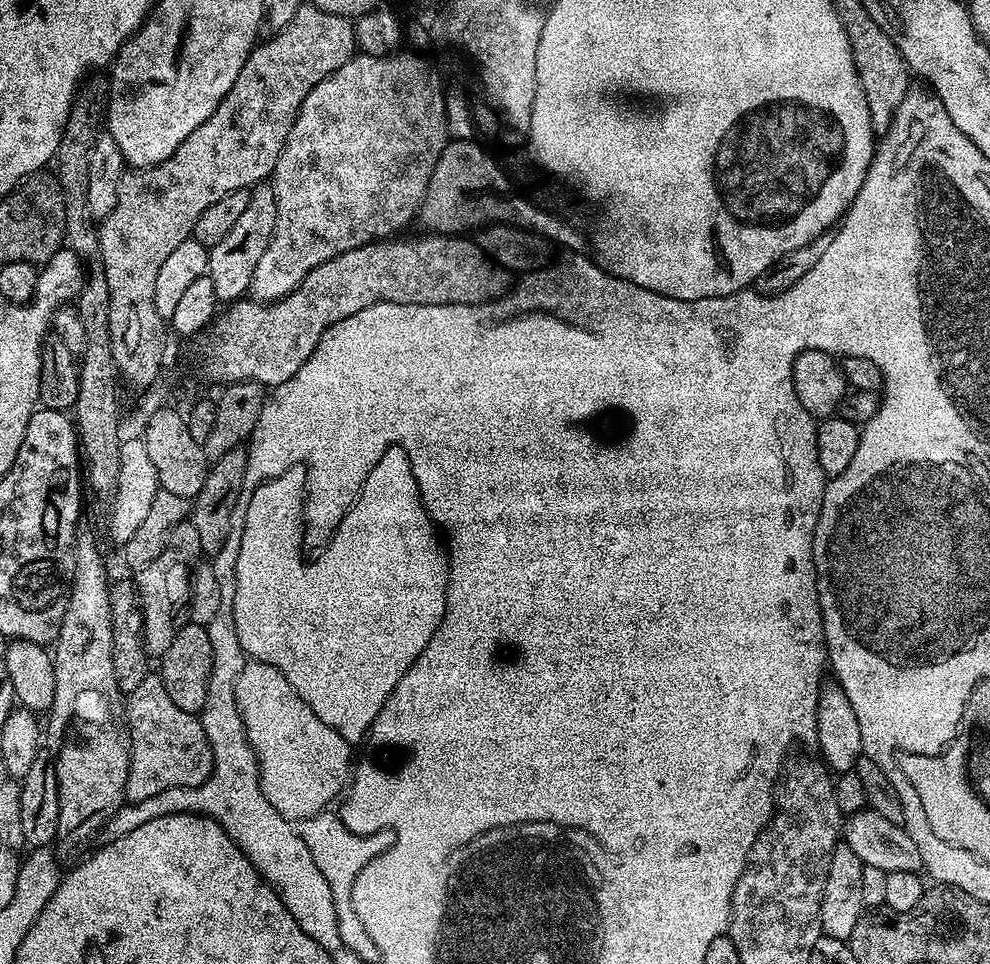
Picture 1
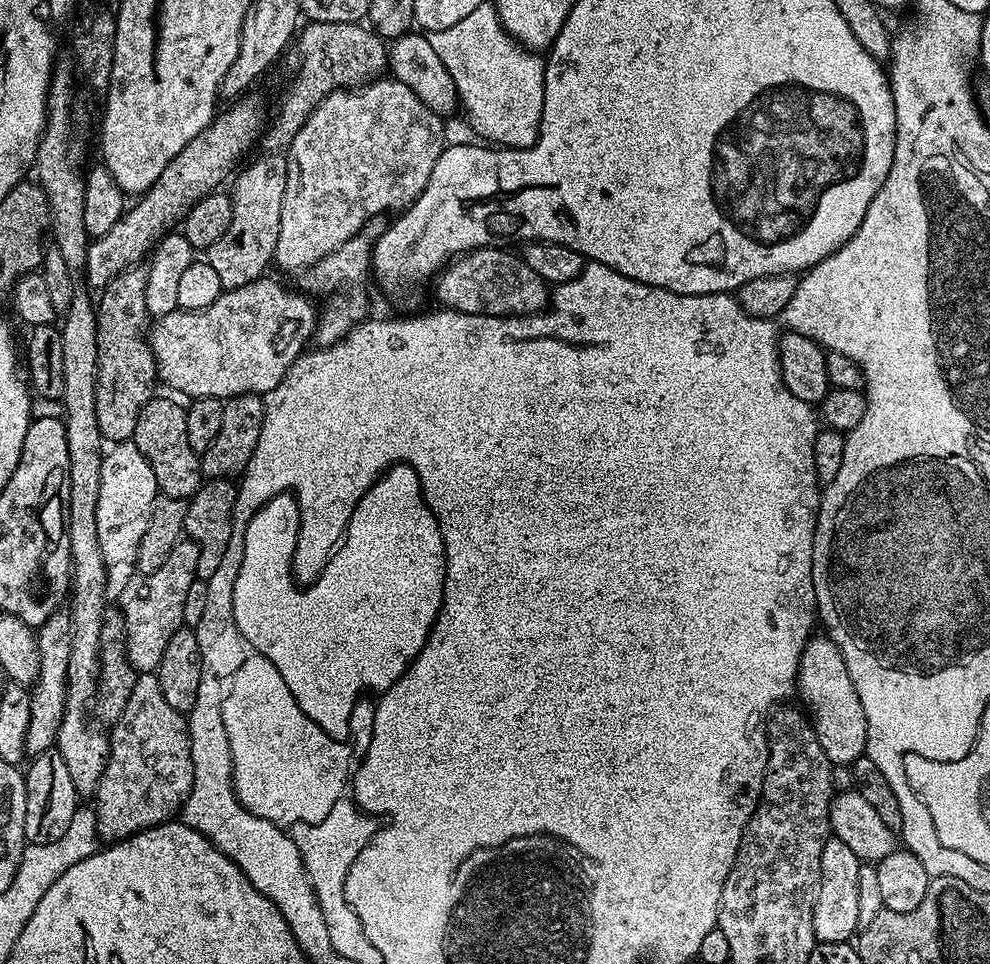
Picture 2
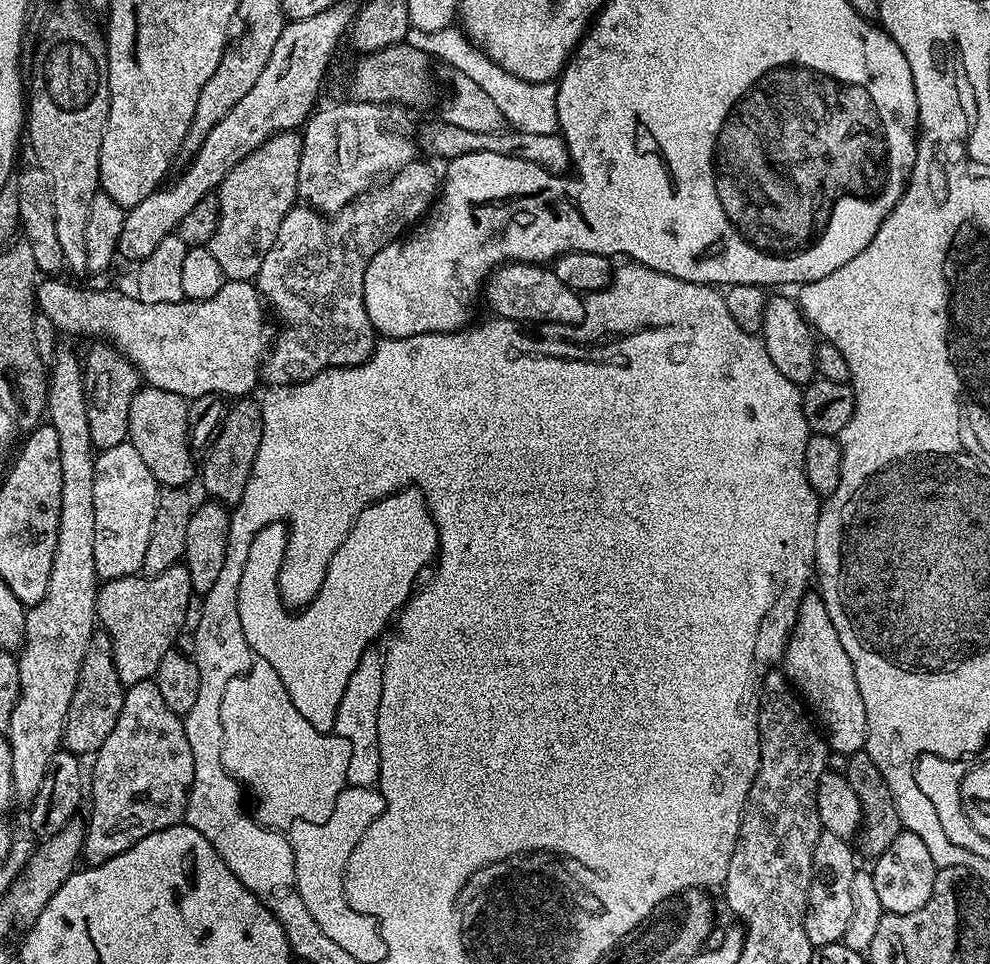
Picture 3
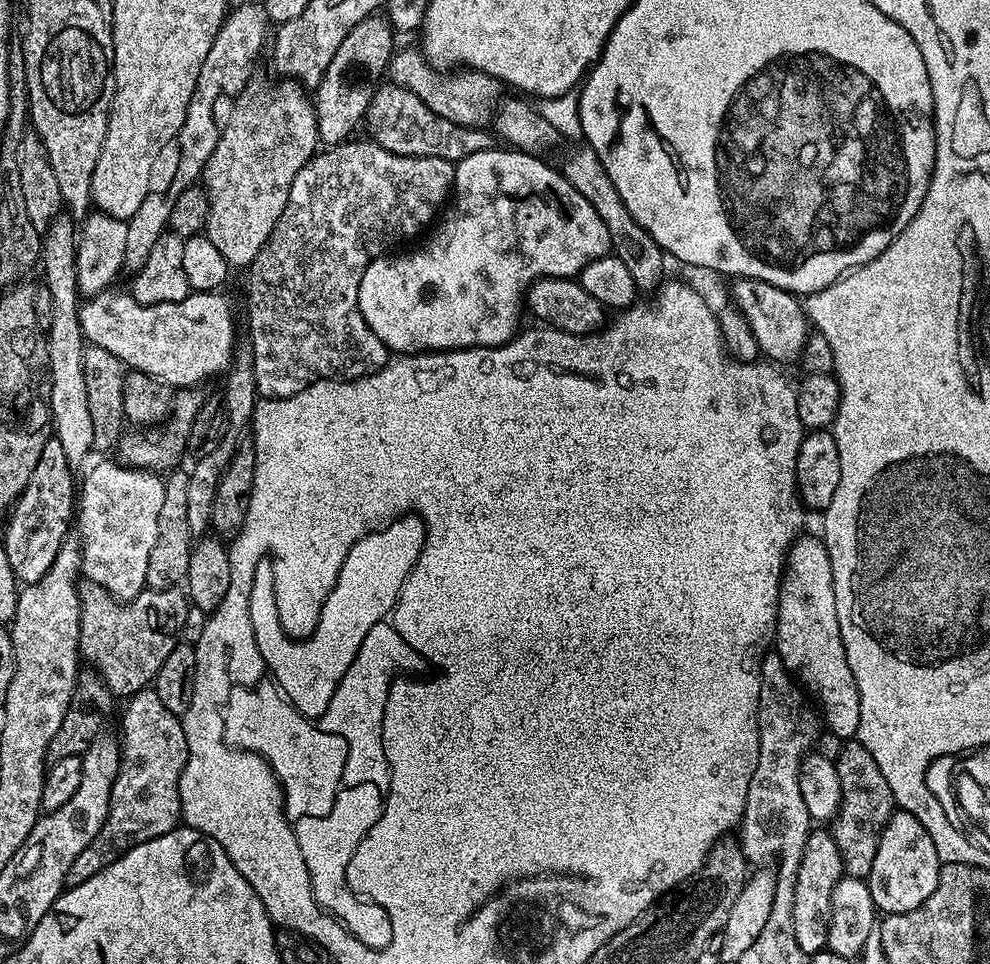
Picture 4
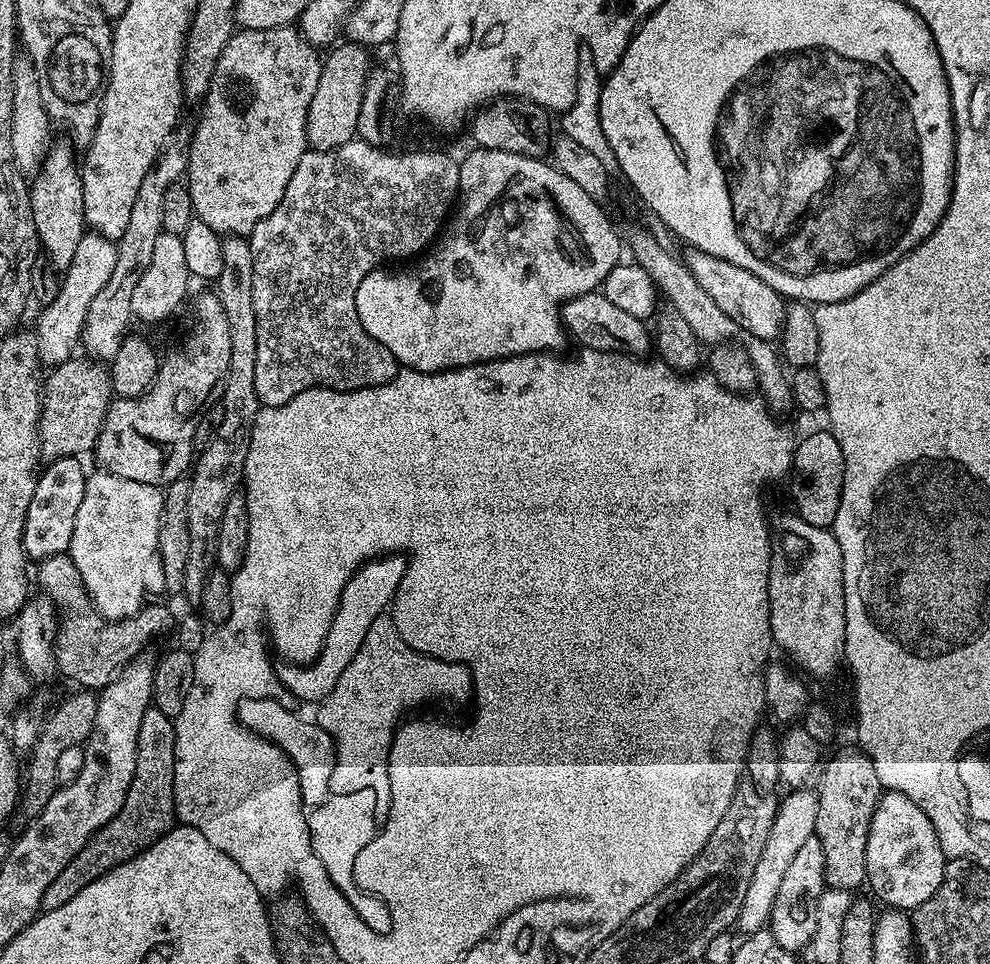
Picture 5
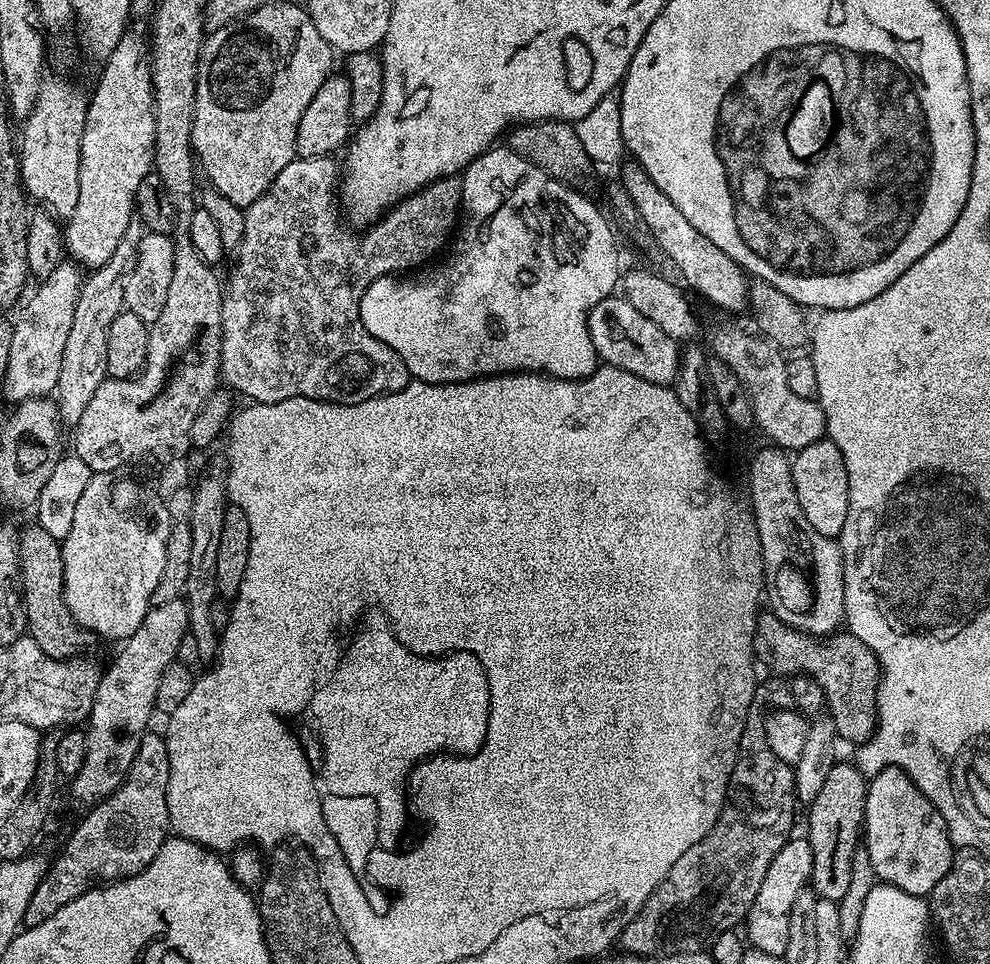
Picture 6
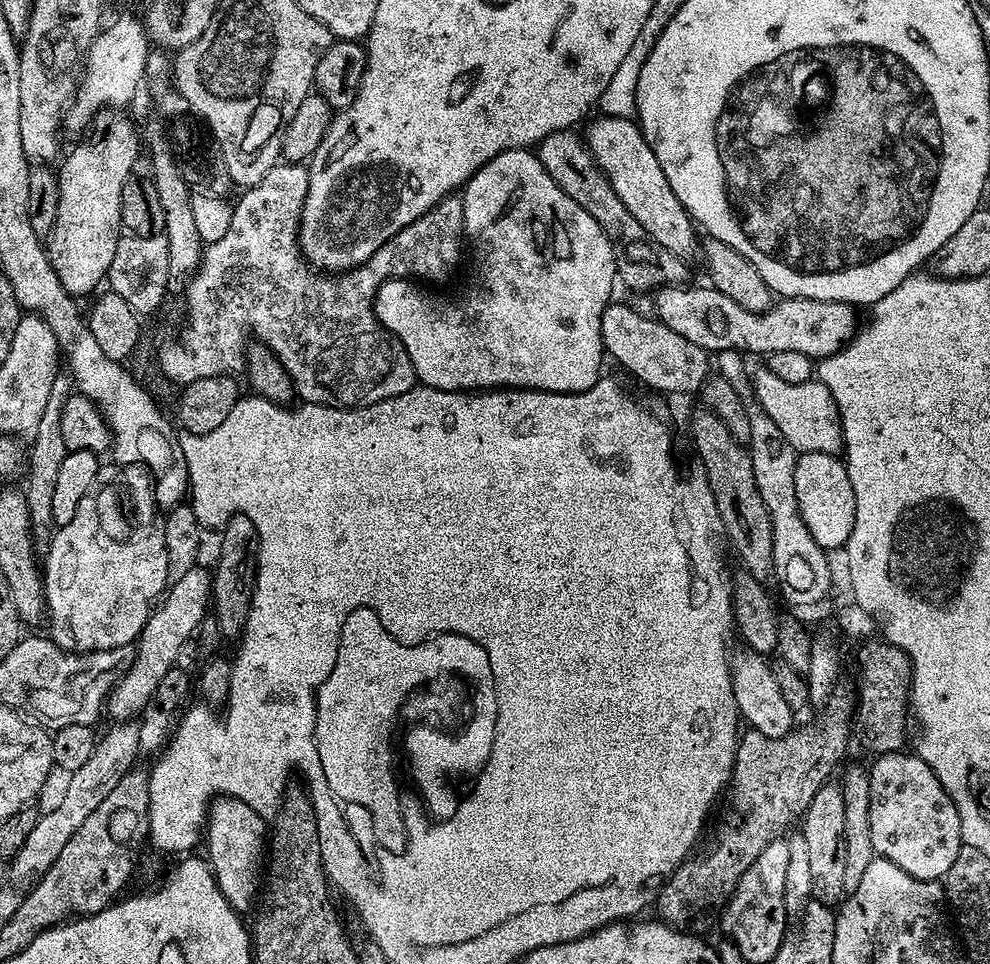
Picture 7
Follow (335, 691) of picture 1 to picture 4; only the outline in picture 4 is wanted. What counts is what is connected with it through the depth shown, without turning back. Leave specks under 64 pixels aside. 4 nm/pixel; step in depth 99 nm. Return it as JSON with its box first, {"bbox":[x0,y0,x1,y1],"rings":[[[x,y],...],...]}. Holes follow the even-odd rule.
{"bbox":[248,514,424,718],"rings":[[[415,514],[399,516],[391,524],[385,524],[374,532],[367,532],[361,540],[350,546],[346,560],[338,573],[337,582],[322,606],[318,626],[314,626],[310,636],[304,639],[292,639],[284,632],[273,596],[273,563],[269,559],[258,562],[258,570],[254,570],[254,582],[250,586],[248,599],[250,626],[254,626],[254,642],[258,642],[258,654],[262,654],[265,669],[270,673],[277,689],[301,716],[319,718],[329,706],[338,684],[342,682],[342,676],[350,667],[350,662],[354,662],[362,642],[366,642],[366,634],[370,634],[376,623],[392,612],[406,578],[412,573],[412,567],[418,562],[423,549],[424,524]]]}

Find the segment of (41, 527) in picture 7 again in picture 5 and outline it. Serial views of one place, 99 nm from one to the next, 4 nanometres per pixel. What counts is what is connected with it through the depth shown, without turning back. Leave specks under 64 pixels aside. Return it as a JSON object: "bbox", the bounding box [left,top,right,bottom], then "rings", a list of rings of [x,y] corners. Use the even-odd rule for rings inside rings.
{"bbox":[82,135,190,361],"rings":[[[187,135],[179,136],[169,139],[146,178],[142,178],[142,186],[138,186],[138,198],[134,198],[134,210],[130,210],[130,222],[116,244],[118,262],[114,262],[114,274],[110,274],[106,286],[102,286],[98,294],[94,294],[94,302],[90,302],[90,310],[86,310],[82,348],[88,351],[85,353],[93,360],[112,361],[129,331],[128,323],[133,323],[130,302],[134,295],[134,286],[138,286],[142,274],[146,274],[146,266],[150,266],[150,258],[154,255],[154,241],[164,231],[162,198],[166,198],[166,190],[170,190],[170,186],[177,183],[188,170],[190,140]]]}

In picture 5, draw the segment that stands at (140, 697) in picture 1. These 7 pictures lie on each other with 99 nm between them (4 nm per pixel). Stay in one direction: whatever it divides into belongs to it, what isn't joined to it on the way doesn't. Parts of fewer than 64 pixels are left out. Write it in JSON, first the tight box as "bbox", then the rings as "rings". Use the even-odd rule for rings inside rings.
{"bbox":[41,706,177,910],"rings":[[[155,706],[142,714],[142,726],[138,726],[138,750],[136,751],[136,769],[130,782],[130,790],[126,794],[126,802],[122,802],[122,810],[106,822],[91,838],[66,862],[62,874],[50,882],[46,894],[42,894],[41,909],[47,910],[66,906],[74,894],[82,894],[94,878],[102,878],[114,866],[134,858],[144,852],[158,838],[162,838],[177,823],[176,803],[174,802],[174,742],[176,726],[173,717],[162,714]]]}

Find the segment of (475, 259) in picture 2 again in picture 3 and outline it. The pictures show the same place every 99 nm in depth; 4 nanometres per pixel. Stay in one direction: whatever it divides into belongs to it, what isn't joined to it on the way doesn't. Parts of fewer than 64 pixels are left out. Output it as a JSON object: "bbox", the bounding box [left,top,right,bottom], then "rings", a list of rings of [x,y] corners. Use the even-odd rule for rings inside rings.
{"bbox":[482,262,584,326],"rings":[[[519,262],[499,265],[485,283],[482,296],[485,301],[488,299],[489,306],[496,311],[493,313],[501,320],[565,326],[575,326],[584,321],[584,301],[581,293],[566,286],[548,266]]]}

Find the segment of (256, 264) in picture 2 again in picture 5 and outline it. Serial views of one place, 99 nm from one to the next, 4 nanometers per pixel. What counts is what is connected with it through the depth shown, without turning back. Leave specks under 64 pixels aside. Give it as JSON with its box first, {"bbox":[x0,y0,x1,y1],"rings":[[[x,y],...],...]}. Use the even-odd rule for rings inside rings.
{"bbox":[186,26,322,237],"rings":[[[289,26],[271,28],[270,30],[245,28],[233,31],[232,37],[228,39],[220,57],[216,60],[216,69],[212,75],[212,81],[202,99],[204,113],[201,114],[200,122],[196,126],[196,134],[192,134],[190,138],[186,187],[192,199],[192,211],[195,219],[206,222],[206,226],[210,226],[210,230],[219,232],[221,237],[247,237],[251,234],[254,226],[258,222],[262,222],[262,218],[266,218],[266,214],[270,214],[270,210],[274,210],[274,206],[278,206],[278,202],[282,200],[282,194],[290,182],[290,174],[294,174],[298,162],[304,153],[309,151],[308,139],[306,138],[306,114],[310,101],[314,98],[314,90],[318,90],[318,78],[320,77],[320,65],[322,63],[321,53],[316,52],[319,52],[317,45],[307,40],[300,33],[299,27]]]}

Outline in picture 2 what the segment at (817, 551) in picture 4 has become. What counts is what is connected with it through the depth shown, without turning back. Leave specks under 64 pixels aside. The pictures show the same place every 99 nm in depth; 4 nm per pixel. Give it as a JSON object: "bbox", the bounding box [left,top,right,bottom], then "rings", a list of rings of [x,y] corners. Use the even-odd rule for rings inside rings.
{"bbox":[796,634,867,765],"rings":[[[827,634],[813,635],[806,642],[796,671],[796,692],[808,707],[806,716],[831,765],[851,765],[867,753],[866,713],[862,711],[862,702],[858,698],[858,690],[854,690],[854,682],[850,682],[846,658],[842,658],[842,650],[838,650]]]}

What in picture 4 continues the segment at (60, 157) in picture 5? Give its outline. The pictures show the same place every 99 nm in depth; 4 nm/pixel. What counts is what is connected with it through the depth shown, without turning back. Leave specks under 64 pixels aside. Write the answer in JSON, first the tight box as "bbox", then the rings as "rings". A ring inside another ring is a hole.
{"bbox":[42,214,96,470],"rings":[[[64,214],[58,215],[42,236],[42,268],[44,264],[42,284],[50,290],[52,299],[52,321],[46,330],[50,358],[48,369],[52,431],[55,440],[62,442],[66,462],[73,470],[83,469],[89,463],[88,455],[94,452],[96,443],[96,418],[90,403],[90,386],[84,377],[86,341],[80,325],[79,309],[82,297],[76,285],[77,243],[77,225]]]}

